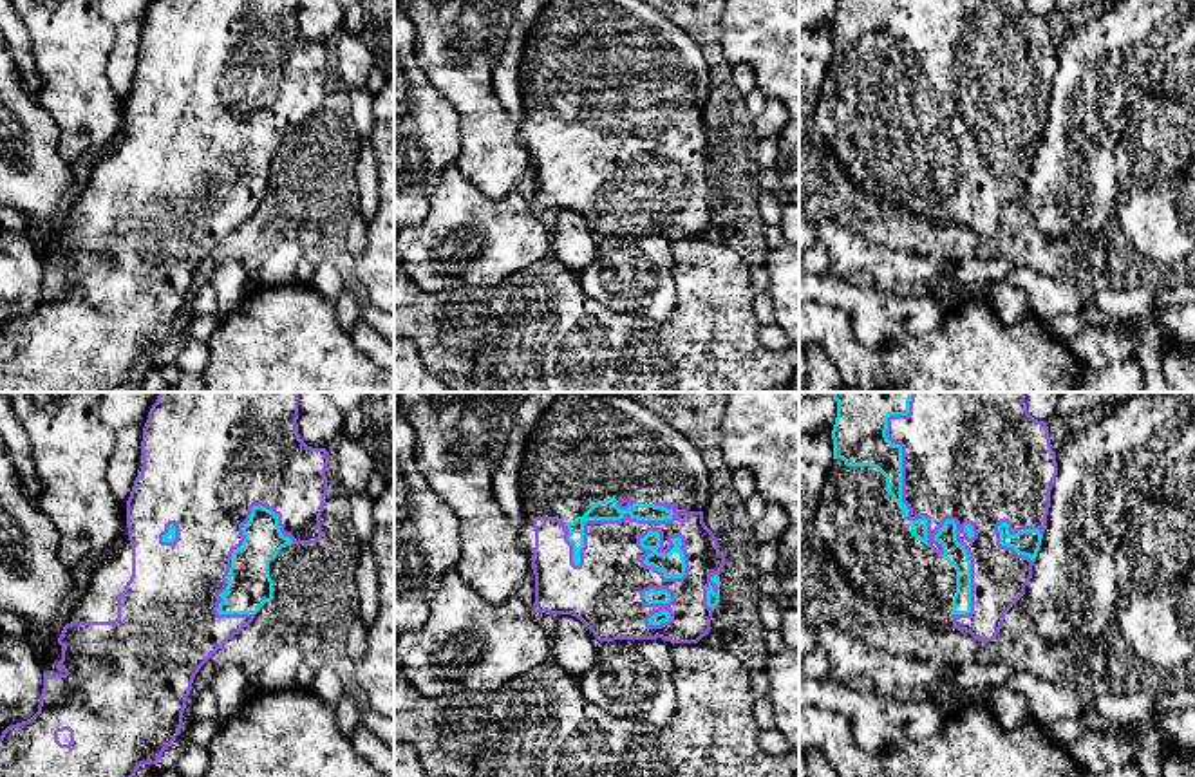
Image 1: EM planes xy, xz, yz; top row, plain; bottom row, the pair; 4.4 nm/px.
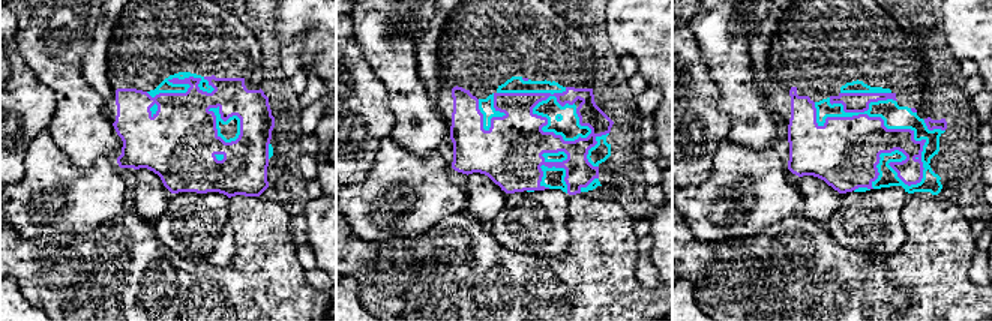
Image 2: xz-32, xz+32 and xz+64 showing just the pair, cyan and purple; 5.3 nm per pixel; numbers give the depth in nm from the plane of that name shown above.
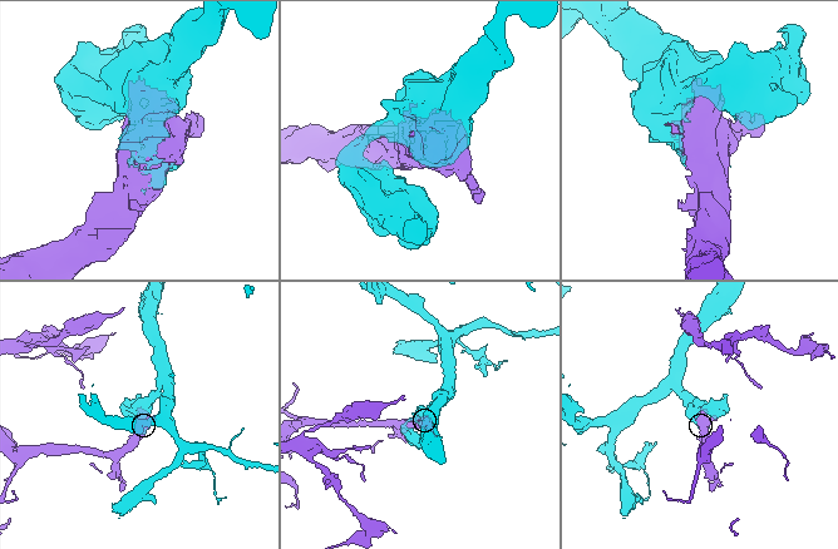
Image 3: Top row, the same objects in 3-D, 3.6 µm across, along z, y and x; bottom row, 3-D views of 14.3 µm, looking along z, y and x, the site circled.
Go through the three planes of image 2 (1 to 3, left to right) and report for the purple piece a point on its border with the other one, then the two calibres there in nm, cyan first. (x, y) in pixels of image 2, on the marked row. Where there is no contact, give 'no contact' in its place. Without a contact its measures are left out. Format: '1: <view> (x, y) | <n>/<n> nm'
1: xz-32 (180, 84) | 70/360 nm
2: xz+32 (535, 113) | 120/340 nm
3: xz+64 (884, 122) | 130/360 nm

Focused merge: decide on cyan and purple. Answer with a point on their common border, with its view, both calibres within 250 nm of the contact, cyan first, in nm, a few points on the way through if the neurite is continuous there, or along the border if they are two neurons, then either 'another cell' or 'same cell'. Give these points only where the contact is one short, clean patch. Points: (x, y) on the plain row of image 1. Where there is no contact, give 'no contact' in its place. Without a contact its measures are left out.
meets cyan in xz at (606, 114); 100 nm thick on the cyan side, 300 nm on the other; same cell

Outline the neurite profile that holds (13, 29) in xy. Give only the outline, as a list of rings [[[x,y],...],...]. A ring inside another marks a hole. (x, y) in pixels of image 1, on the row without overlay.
[[[0,0],[0,34],[9,47],[25,90],[36,98],[40,80],[36,74],[31,38],[11,0]]]

